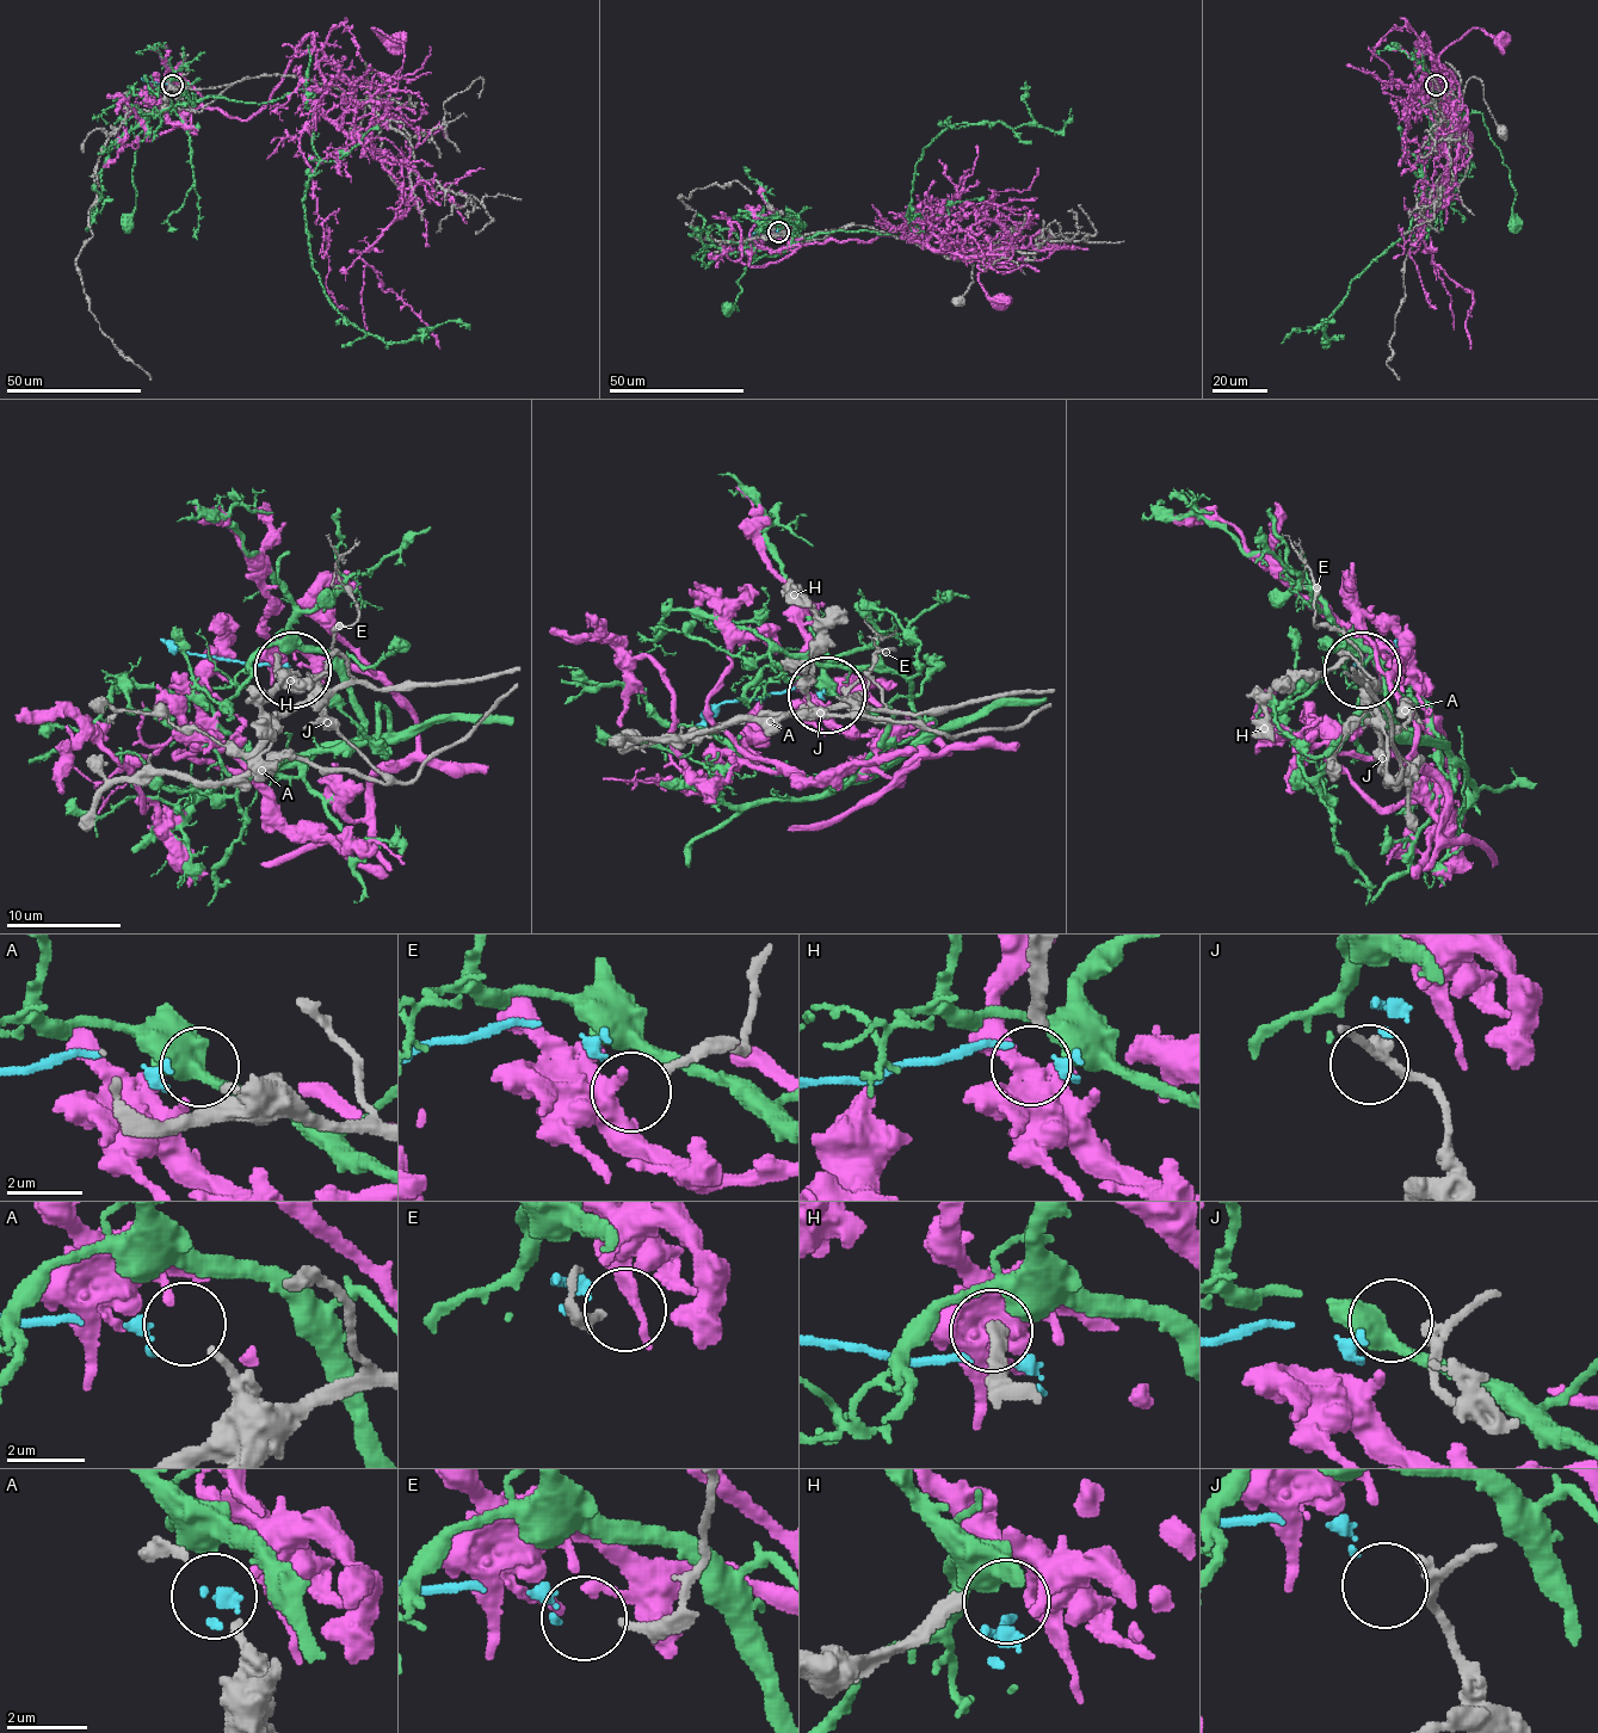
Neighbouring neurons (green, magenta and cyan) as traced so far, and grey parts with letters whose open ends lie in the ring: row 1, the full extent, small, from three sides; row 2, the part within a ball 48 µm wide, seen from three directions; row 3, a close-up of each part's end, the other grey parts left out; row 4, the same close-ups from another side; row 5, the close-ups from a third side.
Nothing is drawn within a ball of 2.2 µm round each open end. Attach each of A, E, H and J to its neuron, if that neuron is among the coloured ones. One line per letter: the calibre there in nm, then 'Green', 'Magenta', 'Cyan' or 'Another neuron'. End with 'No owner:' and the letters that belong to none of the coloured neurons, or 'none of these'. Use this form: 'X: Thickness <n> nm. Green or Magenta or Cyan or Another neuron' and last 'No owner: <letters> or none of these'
A: Thickness 200 nm. Cyan
E: Thickness 240 nm. Another neuron
H: Thickness 340 nm. Magenta
J: Thickness 260 nm. Another neuron
No owner: E, J

